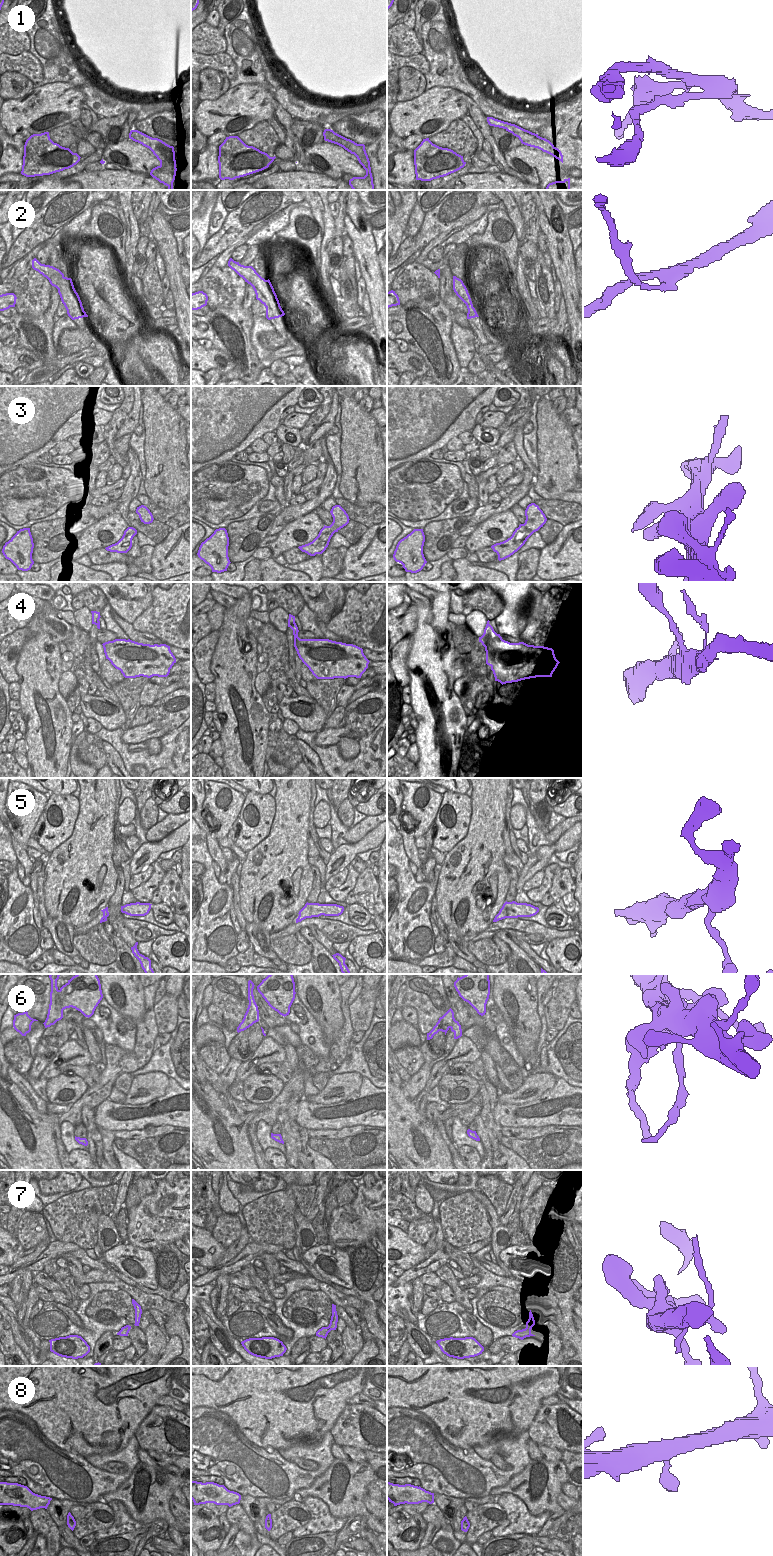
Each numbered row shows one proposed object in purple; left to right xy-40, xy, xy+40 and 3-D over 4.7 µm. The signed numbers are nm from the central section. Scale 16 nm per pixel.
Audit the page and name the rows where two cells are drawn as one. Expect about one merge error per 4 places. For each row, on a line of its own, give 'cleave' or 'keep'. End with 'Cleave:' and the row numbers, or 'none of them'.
1: cleave
2: cleave
3: keep
4: keep
5: keep
6: cleave
7: keep
8: keep
Cleave: 1, 2, 6

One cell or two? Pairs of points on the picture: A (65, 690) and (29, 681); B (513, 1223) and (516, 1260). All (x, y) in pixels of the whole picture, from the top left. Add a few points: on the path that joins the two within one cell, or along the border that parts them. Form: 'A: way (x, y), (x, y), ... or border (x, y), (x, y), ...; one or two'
A: border (61, 672), (58, 691), (65, 699); two
B: border (511, 1244), (526, 1246); two

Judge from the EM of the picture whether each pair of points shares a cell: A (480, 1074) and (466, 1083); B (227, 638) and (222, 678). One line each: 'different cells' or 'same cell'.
A: different cells
B: same cell

